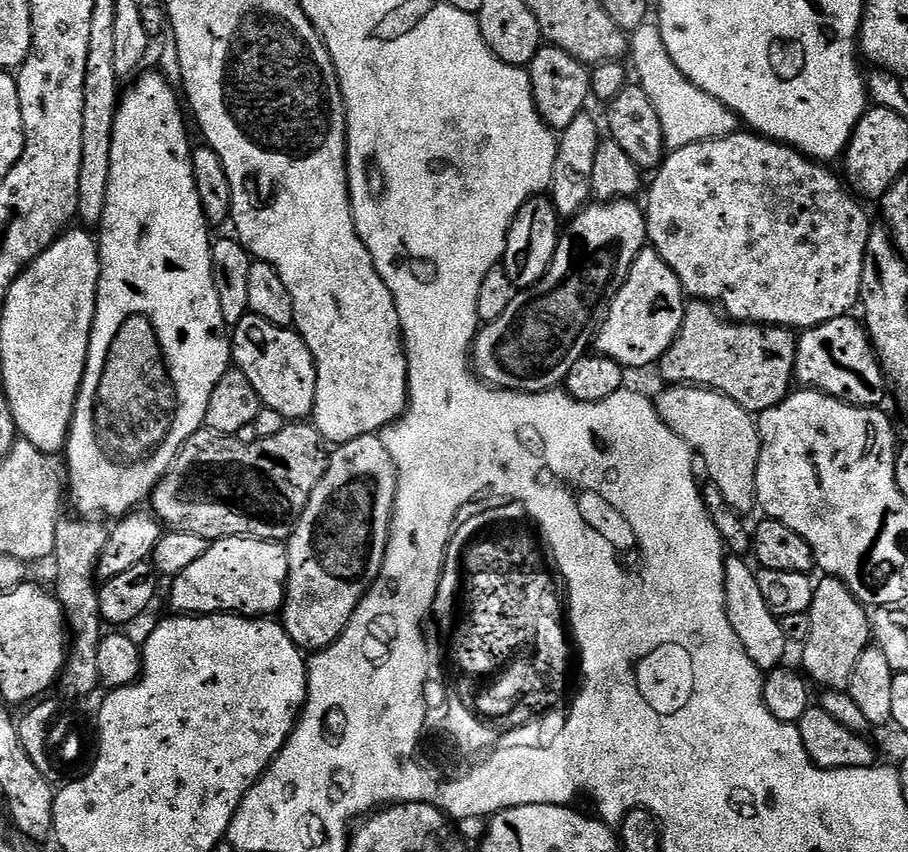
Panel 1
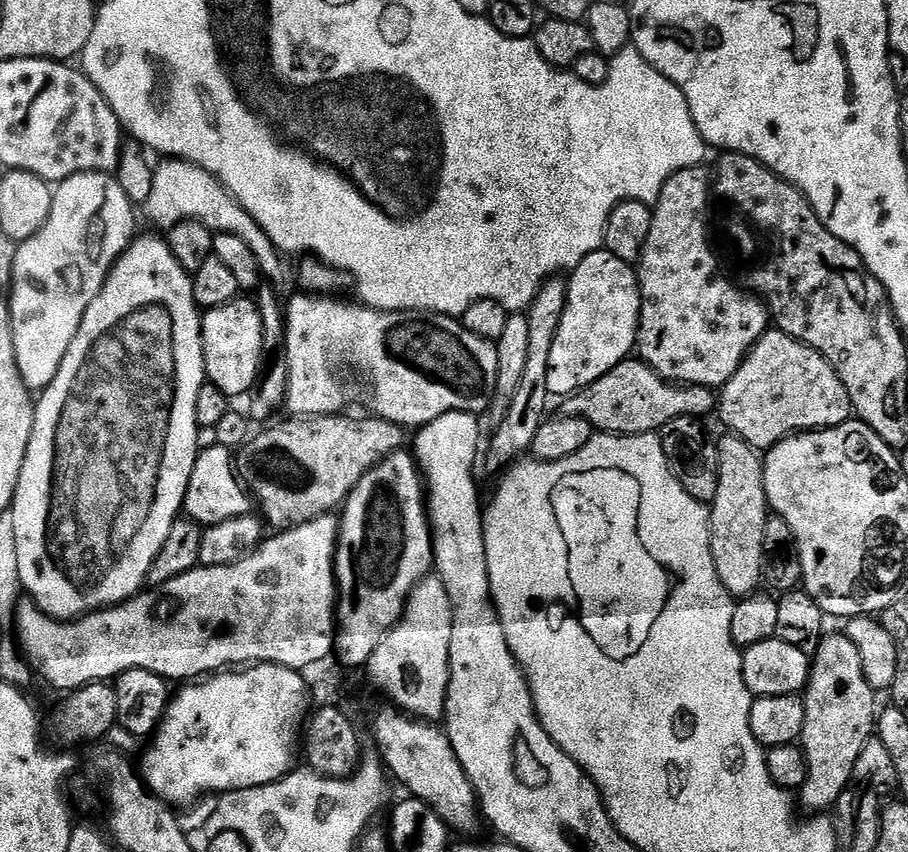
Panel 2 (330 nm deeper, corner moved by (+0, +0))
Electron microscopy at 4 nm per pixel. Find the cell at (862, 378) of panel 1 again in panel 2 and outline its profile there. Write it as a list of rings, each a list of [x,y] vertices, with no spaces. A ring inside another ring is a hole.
[[[769,330],[760,339],[738,366],[738,370],[718,392],[718,416],[725,424],[727,431],[734,436],[741,436],[751,448],[767,450],[782,442],[785,436],[798,432],[810,432],[818,428],[833,428],[853,419],[852,403],[848,397],[846,386],[838,378],[838,374],[826,362],[822,354],[818,354],[802,341],[779,330]]]

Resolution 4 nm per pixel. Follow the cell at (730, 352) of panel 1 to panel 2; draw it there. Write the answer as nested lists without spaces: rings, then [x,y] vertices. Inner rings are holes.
[[[629,358],[614,366],[610,374],[602,374],[598,382],[590,382],[581,392],[567,397],[562,408],[565,416],[581,416],[600,434],[613,436],[646,436],[659,433],[674,418],[713,415],[718,400],[711,388],[685,386],[662,377],[639,358]]]

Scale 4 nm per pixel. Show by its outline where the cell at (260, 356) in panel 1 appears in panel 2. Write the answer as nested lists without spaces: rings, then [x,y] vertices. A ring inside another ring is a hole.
[[[237,298],[221,308],[209,308],[200,321],[200,333],[207,383],[218,386],[229,398],[251,393],[262,375],[263,324],[257,305]]]

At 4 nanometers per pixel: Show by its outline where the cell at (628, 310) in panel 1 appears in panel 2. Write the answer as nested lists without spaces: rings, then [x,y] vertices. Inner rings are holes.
[[[601,250],[582,258],[567,277],[568,293],[546,374],[549,397],[567,398],[581,392],[602,374],[633,355],[640,329],[640,278],[637,269],[622,258]]]

